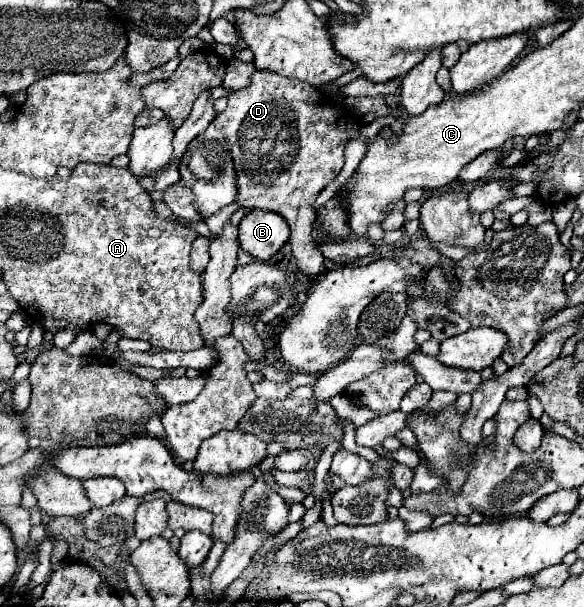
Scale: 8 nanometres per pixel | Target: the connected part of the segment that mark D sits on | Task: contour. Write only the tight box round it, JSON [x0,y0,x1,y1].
[216,70,362,280]

